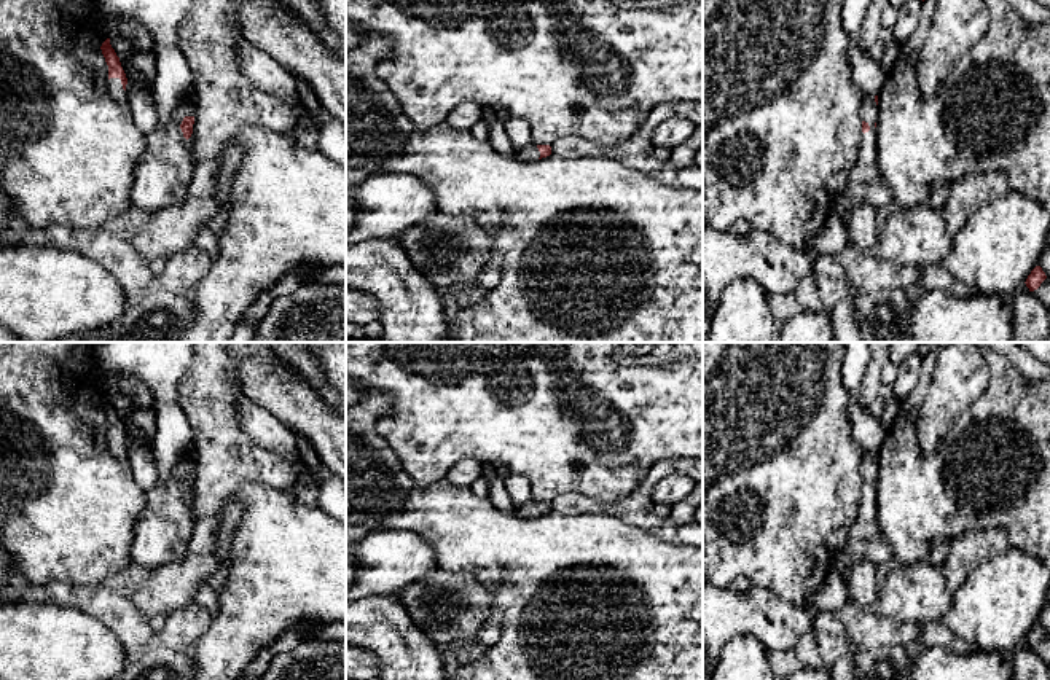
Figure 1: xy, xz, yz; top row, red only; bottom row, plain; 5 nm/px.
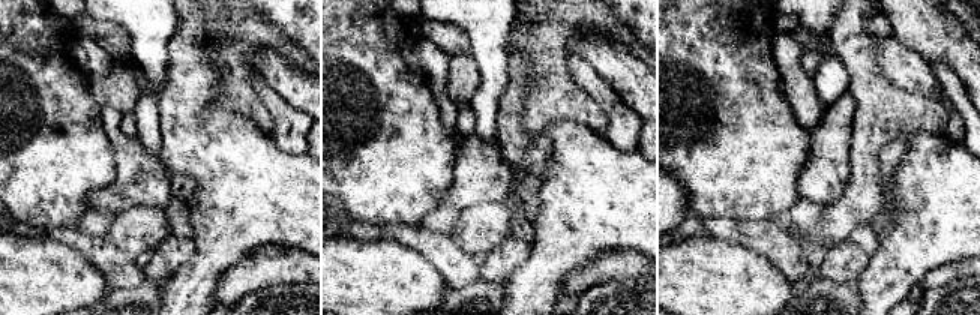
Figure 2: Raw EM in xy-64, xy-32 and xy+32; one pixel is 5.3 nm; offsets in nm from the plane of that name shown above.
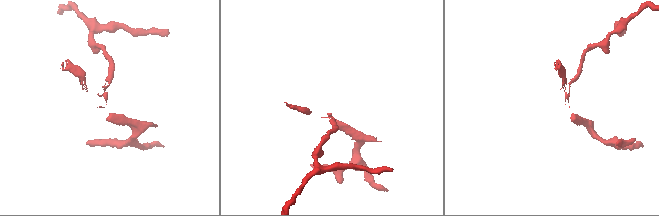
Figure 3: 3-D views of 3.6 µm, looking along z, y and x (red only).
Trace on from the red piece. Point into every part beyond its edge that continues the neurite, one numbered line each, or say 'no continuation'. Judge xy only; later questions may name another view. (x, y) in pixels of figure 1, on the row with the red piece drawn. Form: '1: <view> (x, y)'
1: xy (161, 179)

